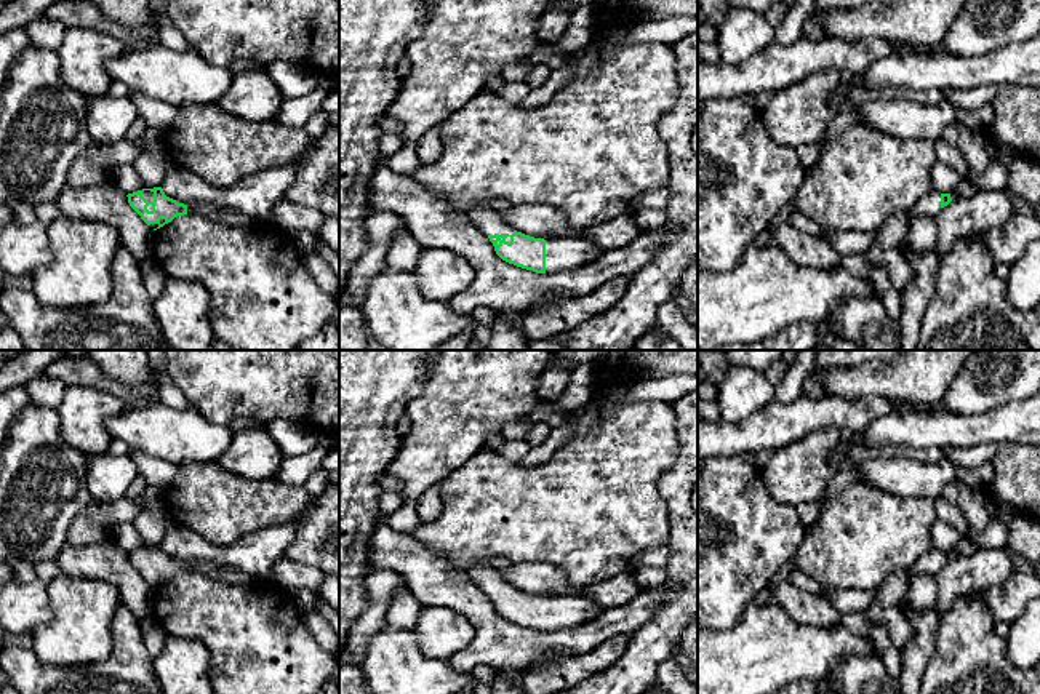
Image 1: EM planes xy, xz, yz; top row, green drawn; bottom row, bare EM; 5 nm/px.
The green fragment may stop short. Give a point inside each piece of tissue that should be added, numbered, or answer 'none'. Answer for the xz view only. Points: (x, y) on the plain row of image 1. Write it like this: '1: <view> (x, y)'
1: xz (487, 578)

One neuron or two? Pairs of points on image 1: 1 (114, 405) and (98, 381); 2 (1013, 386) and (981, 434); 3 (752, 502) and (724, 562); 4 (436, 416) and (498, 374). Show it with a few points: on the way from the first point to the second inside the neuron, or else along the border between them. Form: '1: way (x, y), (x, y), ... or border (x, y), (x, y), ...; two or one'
1: border (68, 384), (109, 390), (128, 408); two
2: border (1023, 398), (980, 413), (964, 414); two
3: way (738, 517), (735, 520), (735, 531), (724, 547); one
4: way (452, 413), (482, 382); one

